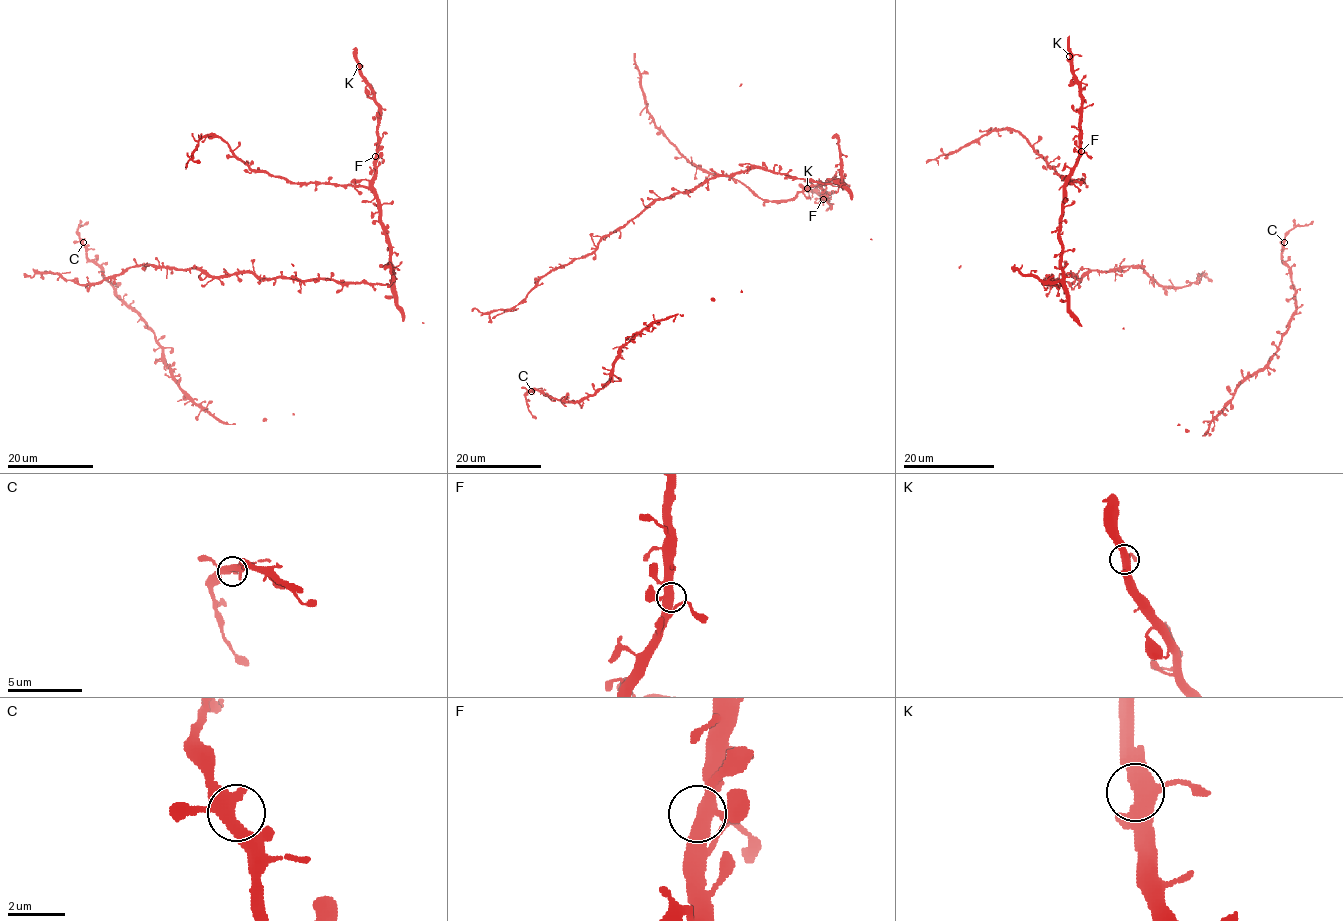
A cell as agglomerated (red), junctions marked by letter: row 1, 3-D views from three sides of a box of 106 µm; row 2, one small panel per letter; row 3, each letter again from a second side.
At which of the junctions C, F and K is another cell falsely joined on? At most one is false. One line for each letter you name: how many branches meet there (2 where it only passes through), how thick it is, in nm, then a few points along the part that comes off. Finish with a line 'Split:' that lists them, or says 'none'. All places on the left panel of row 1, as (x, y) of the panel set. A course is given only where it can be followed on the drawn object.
Split: none

